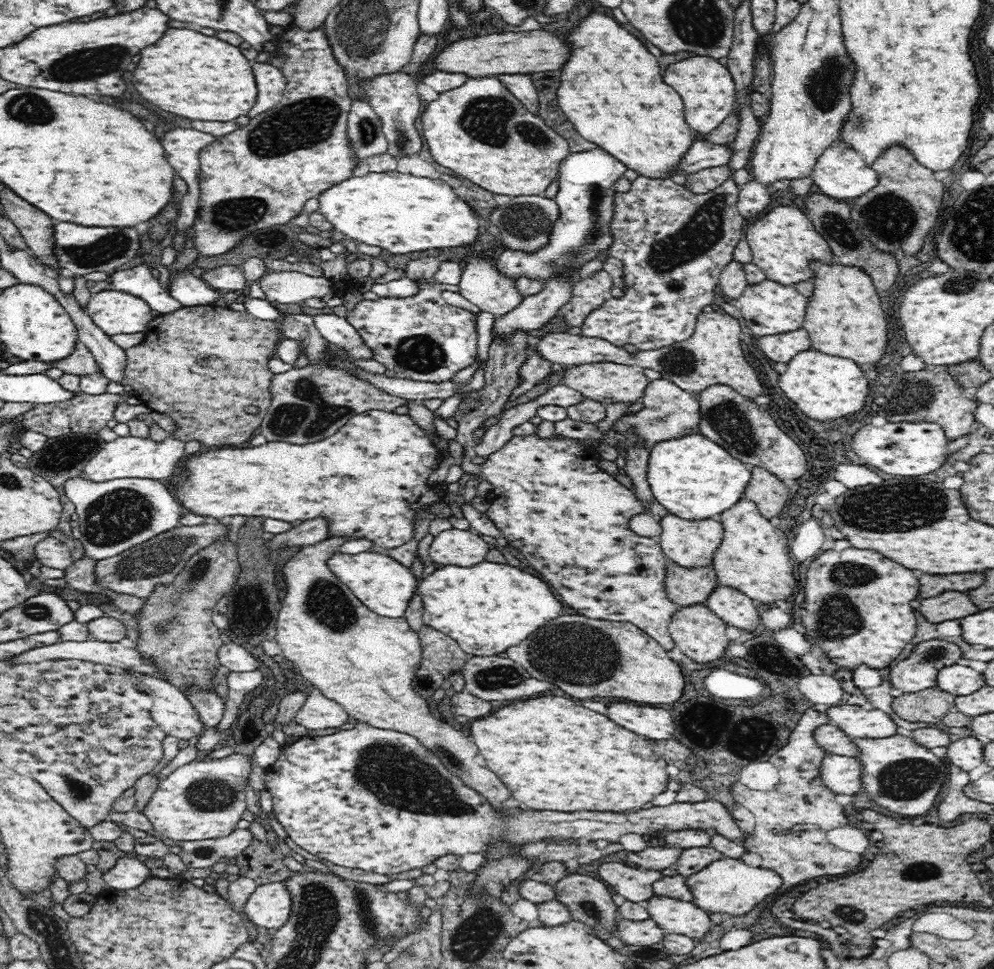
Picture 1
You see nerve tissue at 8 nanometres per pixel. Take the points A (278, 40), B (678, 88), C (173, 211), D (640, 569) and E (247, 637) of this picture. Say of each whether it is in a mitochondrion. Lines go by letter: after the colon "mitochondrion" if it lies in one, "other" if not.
A: other
B: other
C: other
D: other
E: other

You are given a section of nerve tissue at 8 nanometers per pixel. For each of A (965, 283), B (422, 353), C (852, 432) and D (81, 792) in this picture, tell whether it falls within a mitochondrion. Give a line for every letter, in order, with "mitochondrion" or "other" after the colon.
A: mitochondrion
B: mitochondrion
C: other
D: mitochondrion

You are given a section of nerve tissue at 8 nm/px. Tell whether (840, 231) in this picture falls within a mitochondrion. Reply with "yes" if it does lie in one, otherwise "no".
yes

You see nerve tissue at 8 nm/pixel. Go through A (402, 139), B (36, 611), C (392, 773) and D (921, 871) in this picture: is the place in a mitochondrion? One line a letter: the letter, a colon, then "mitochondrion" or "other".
A: mitochondrion
B: mitochondrion
C: mitochondrion
D: mitochondrion

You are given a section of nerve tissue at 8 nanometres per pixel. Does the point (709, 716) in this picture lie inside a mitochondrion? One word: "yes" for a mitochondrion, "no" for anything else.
no

